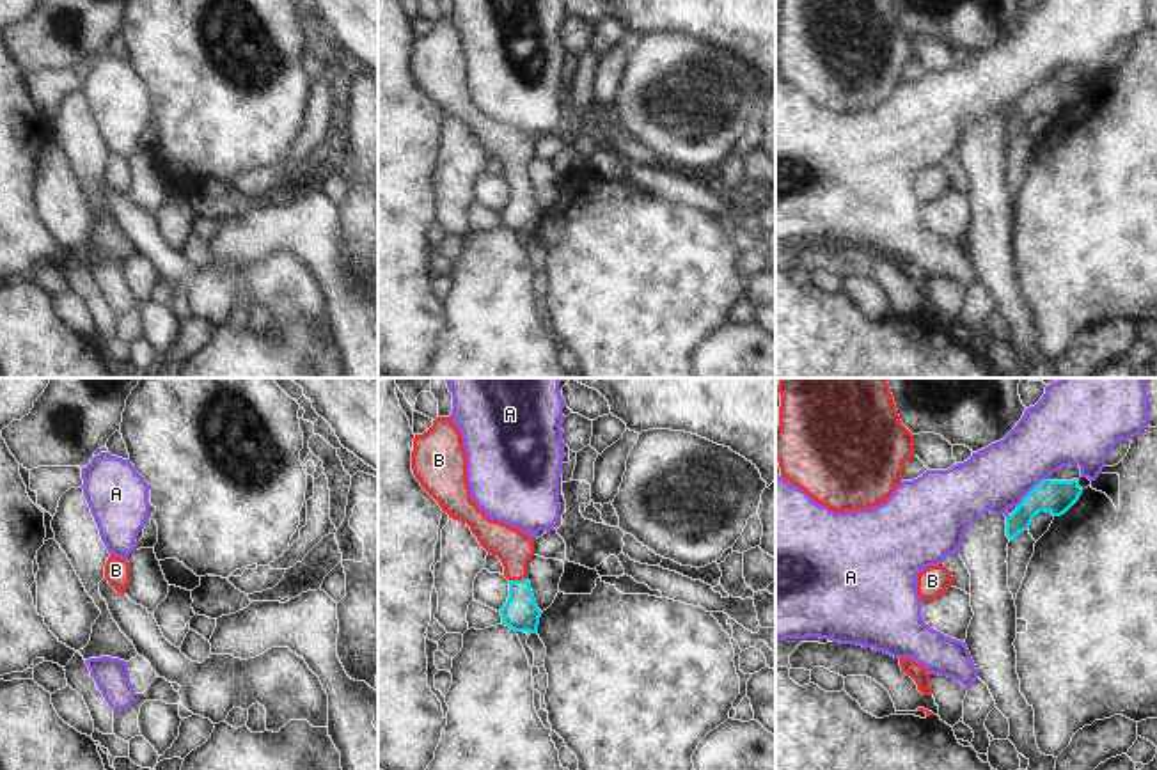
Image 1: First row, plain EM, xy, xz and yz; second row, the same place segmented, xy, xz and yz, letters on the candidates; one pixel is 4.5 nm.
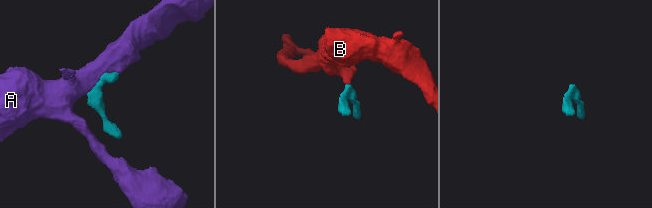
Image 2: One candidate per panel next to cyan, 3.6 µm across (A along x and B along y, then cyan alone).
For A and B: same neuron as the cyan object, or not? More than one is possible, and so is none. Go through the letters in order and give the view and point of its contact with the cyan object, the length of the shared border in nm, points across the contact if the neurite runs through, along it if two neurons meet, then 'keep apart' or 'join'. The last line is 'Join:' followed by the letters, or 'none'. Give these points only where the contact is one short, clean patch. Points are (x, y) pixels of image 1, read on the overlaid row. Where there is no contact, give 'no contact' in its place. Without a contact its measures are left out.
A: yz (1031, 490) | 200 nm | keep apart
B: xz (517, 581) | 80 nm | across xz (520, 612), (517, 581), (513, 549) | join
Join: B

